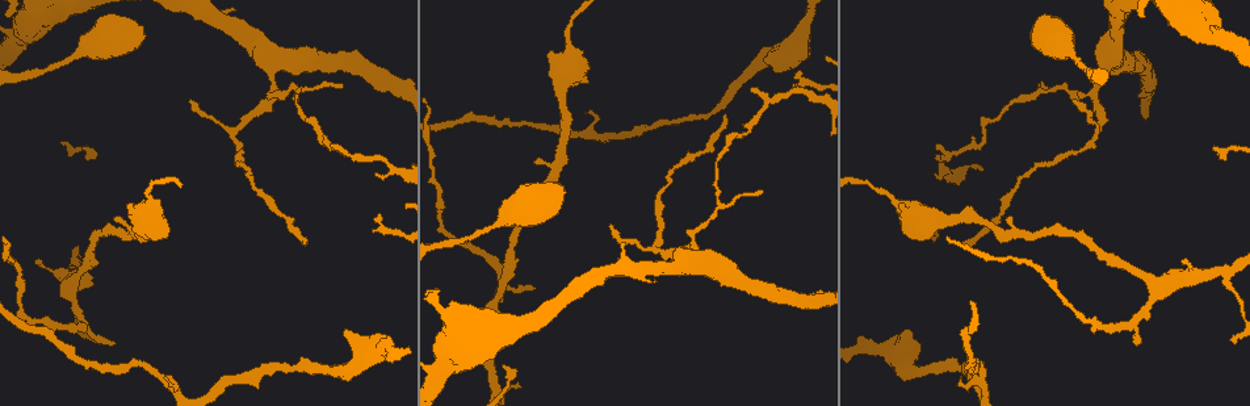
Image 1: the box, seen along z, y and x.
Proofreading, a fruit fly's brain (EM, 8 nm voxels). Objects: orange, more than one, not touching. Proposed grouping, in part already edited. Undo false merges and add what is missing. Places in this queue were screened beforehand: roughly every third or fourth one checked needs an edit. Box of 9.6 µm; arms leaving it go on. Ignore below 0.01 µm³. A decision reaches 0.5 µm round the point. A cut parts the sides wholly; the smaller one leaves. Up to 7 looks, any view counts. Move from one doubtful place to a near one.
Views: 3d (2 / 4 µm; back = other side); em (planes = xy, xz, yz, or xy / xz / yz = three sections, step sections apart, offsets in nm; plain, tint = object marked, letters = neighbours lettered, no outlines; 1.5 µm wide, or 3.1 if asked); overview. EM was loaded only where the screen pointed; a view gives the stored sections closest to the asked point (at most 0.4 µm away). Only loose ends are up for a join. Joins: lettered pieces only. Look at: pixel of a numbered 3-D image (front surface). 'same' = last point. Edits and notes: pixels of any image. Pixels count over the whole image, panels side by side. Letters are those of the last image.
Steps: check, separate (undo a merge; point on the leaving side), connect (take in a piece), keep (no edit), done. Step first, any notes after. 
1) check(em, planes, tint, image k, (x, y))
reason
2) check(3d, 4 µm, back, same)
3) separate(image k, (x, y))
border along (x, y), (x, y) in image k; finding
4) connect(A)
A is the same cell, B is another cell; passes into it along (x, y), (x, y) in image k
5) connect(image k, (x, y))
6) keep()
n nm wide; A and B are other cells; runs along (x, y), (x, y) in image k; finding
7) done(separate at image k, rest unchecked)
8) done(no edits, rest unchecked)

check(em, yz, step 8, tint, image 1, (518, 385))
thin end

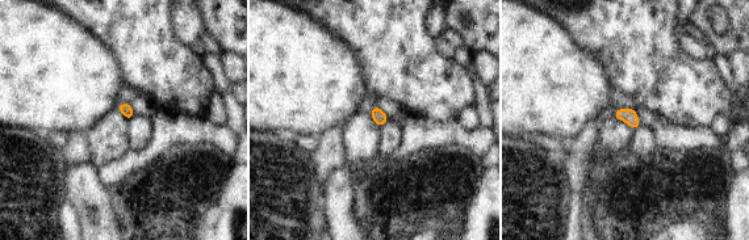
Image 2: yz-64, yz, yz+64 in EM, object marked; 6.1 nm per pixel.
check(em, planes, letters, same)

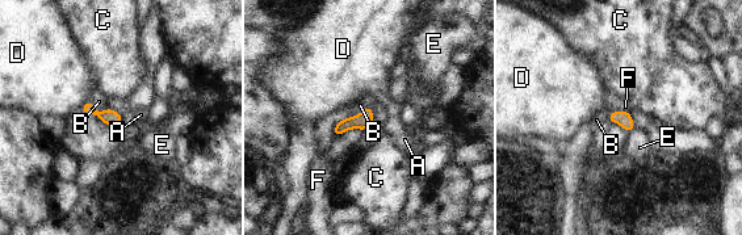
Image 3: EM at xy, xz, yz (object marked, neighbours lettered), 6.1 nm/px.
keep()
90 nm wide; A, B, C, D, E and F are other cells; none of them fits

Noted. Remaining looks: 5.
check(em, xy, step 8, letters, image 1, (1011, 219))
free end

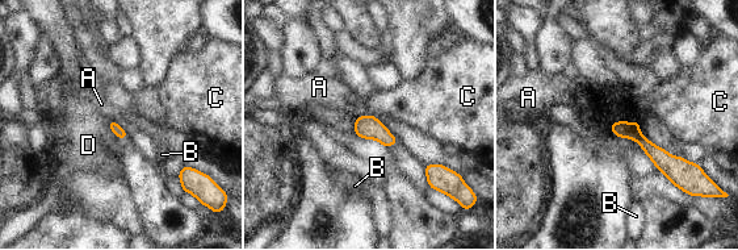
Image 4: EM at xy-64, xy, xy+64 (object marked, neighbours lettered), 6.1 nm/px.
keep()
A, B, C and D are other cells; runs along (615, 125), (688, 170) in image 4; no lettered piece goes on from it

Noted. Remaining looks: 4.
done(no edits, rest unchecked)

